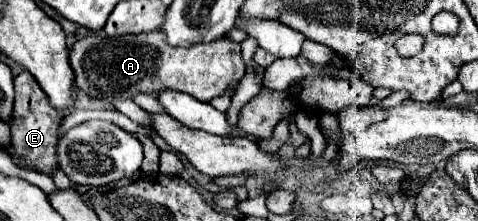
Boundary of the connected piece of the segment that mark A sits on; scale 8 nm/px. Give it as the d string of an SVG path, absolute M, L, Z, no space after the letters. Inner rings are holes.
M163 32L127 34L117 38L89 36L75 42L69 60L75 72L75 84L91 98L107 102L131 98L135 92L161 92L163 88L173 88L209 102L223 94L225 88L237 86L245 76L241 46L227 36L189 48L169 46Z

